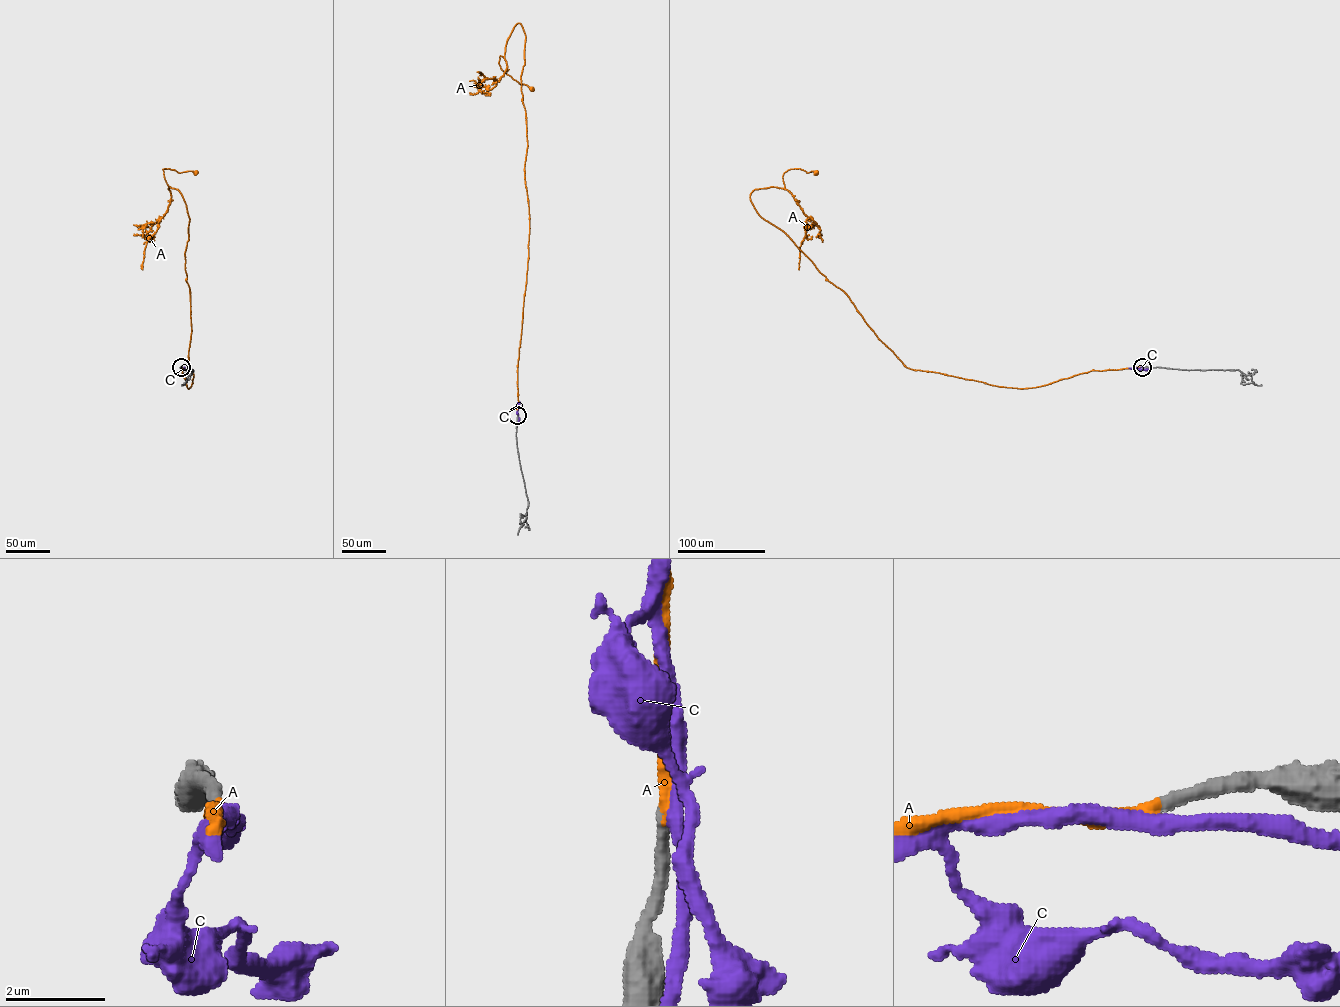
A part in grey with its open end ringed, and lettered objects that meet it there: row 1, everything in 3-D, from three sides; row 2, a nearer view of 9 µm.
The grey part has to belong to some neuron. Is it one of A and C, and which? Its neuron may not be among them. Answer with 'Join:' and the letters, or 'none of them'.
Join: A

